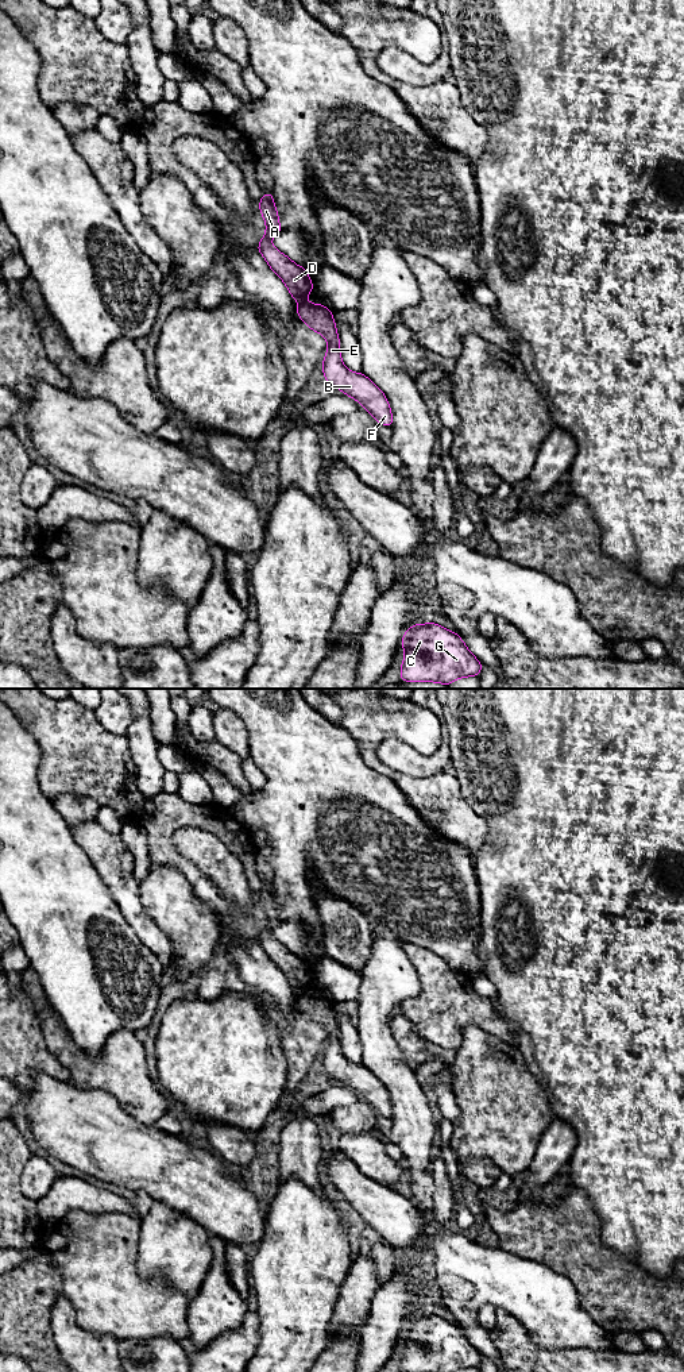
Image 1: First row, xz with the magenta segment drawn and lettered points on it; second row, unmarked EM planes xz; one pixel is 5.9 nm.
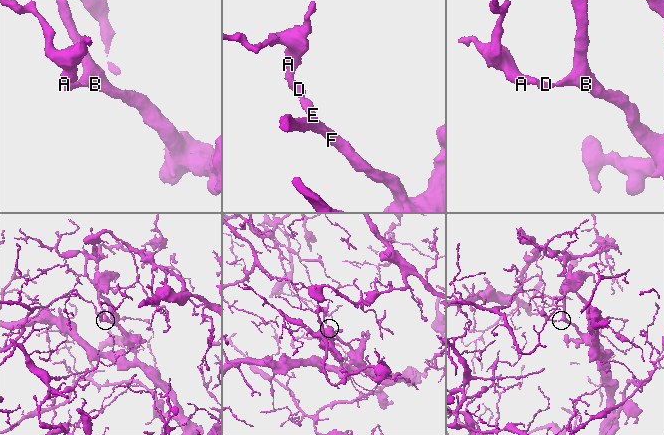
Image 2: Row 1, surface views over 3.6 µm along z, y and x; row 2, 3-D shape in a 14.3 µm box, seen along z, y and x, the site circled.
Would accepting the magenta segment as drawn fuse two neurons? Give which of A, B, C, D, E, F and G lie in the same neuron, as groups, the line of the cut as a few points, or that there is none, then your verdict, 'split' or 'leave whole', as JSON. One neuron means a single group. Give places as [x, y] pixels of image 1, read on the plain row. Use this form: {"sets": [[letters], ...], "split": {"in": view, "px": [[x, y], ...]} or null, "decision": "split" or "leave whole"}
{"sets": [["A", "C", "D", "G"], ["B", "E", "F"]], "split": {"in": "xz", "px": [[304, 991], [300, 994]]}, "decision": "split"}

